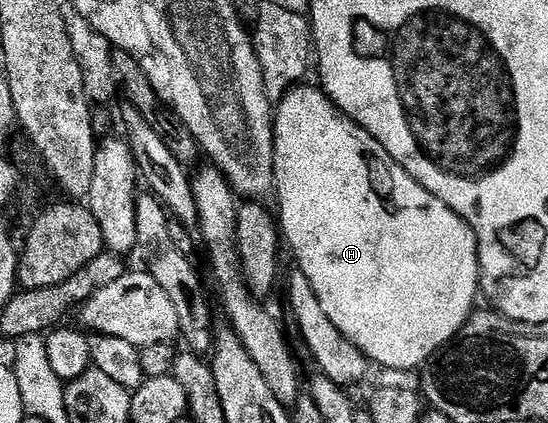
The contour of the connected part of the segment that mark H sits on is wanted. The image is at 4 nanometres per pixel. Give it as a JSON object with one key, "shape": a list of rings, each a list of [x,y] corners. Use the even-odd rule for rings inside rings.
{"shape":[[[295,85],[280,103],[277,104],[276,114],[274,116],[274,191],[278,195],[278,211],[276,207],[276,219],[280,224],[280,235],[290,246],[290,251],[294,254],[297,270],[304,273],[304,277],[308,277],[308,285],[312,285],[316,298],[320,300],[320,305],[324,308],[324,313],[328,317],[328,321],[332,321],[332,325],[336,325],[336,329],[340,329],[340,333],[344,333],[344,337],[348,337],[348,341],[356,344],[366,355],[367,360],[371,364],[379,363],[382,367],[387,367],[390,371],[414,371],[426,366],[430,362],[430,358],[441,351],[446,344],[451,343],[460,333],[460,329],[470,320],[471,315],[476,310],[474,302],[480,299],[480,272],[478,269],[478,238],[472,233],[472,229],[463,221],[458,214],[452,209],[448,209],[448,205],[444,205],[444,201],[440,201],[436,197],[432,197],[432,193],[428,193],[428,189],[424,189],[424,185],[420,185],[420,181],[416,181],[409,173],[407,173],[399,163],[388,153],[388,149],[384,149],[384,145],[380,145],[380,141],[376,141],[376,137],[372,137],[372,133],[368,133],[363,129],[355,119],[350,119],[342,112],[333,101],[327,97],[326,92],[317,86],[306,87],[307,85]]]}

